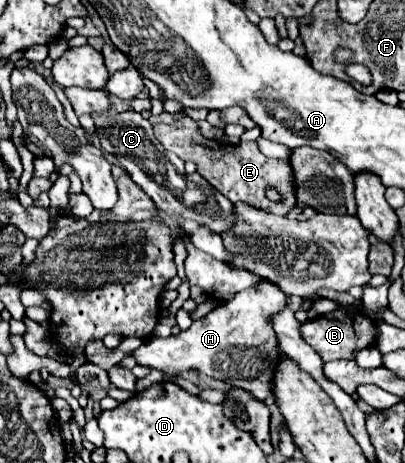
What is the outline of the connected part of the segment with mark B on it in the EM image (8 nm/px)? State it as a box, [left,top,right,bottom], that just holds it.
[303,309,375,361]

